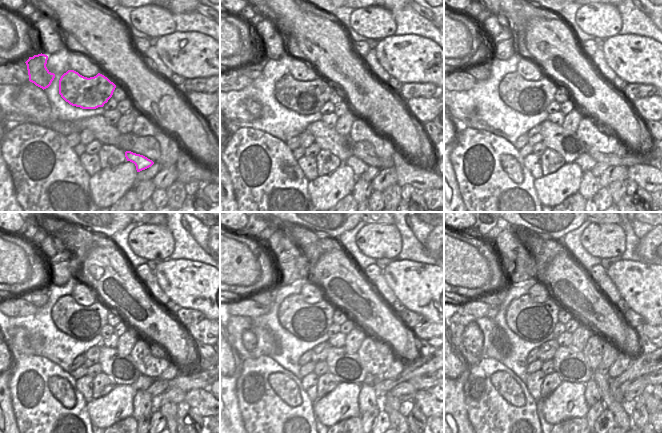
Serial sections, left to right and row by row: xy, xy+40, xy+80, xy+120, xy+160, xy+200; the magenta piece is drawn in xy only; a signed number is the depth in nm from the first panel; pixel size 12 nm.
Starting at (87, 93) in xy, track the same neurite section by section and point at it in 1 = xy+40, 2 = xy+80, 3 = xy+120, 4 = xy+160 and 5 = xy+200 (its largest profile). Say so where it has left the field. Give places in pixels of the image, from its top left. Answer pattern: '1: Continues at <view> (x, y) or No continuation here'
1: Continues at xy+40 (305, 98)
2: Continues at xy+80 (527, 97)
3: Continues at xy+120 (83, 323)
4: Continues at xy+160 (308, 324)
5: Continues at xy+200 (533, 325)

